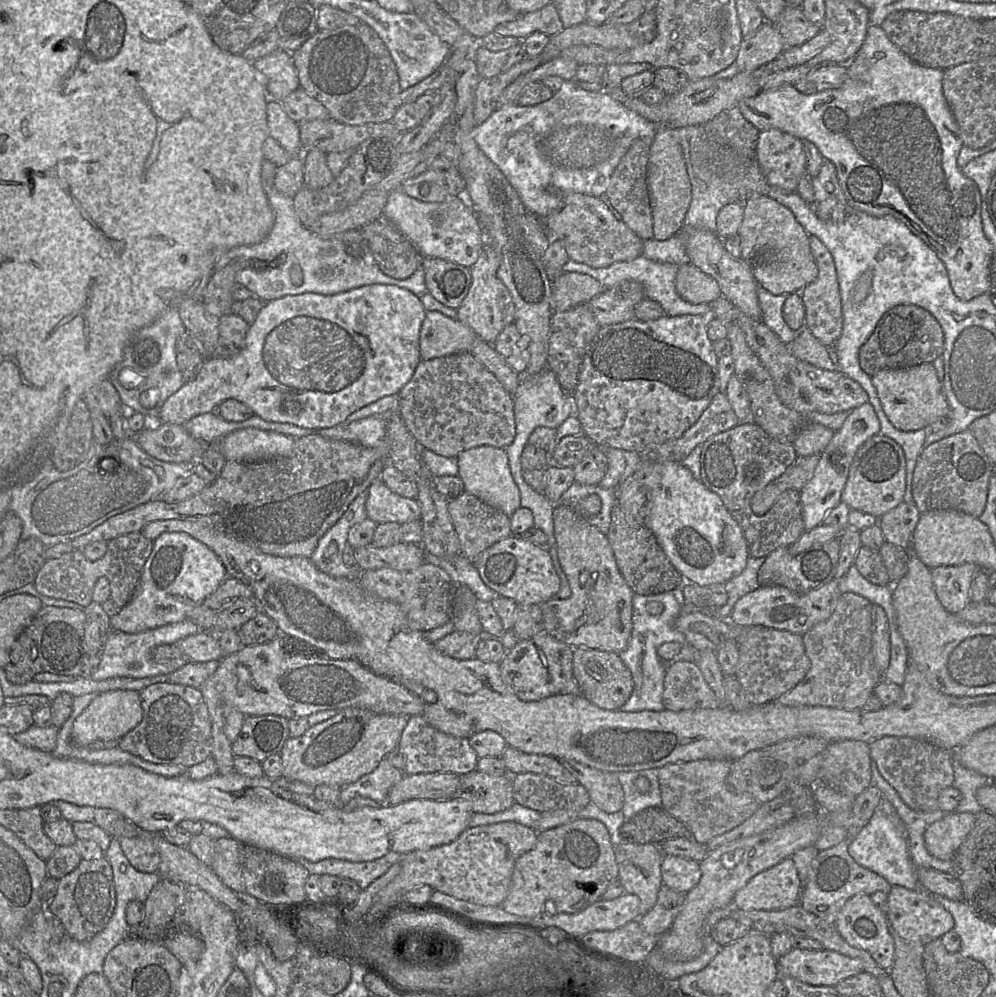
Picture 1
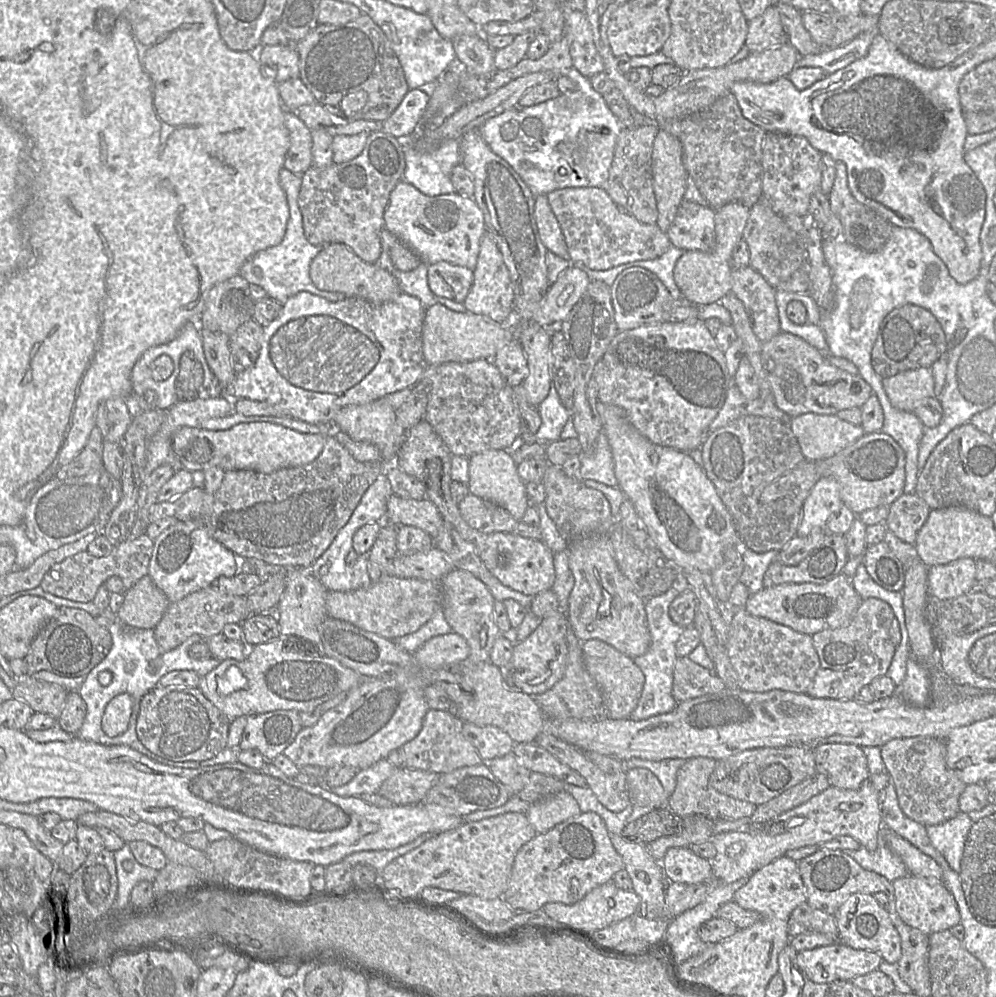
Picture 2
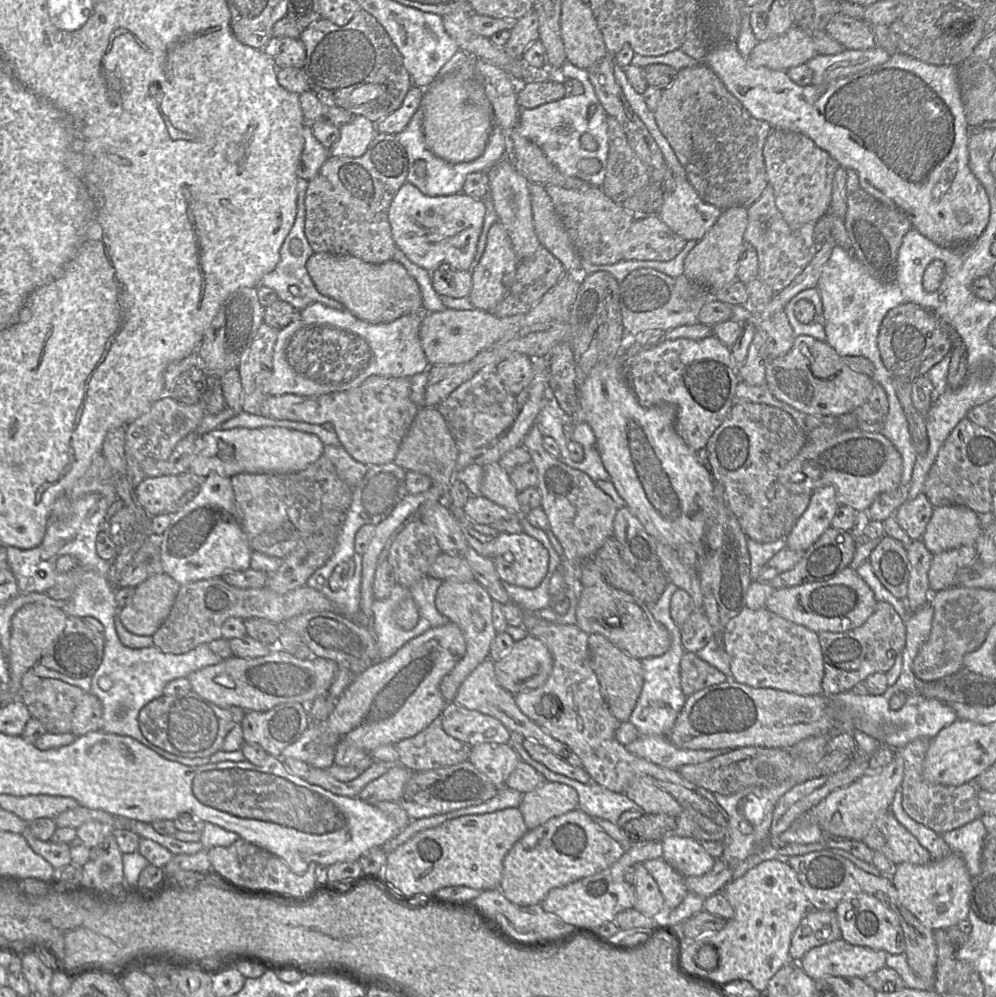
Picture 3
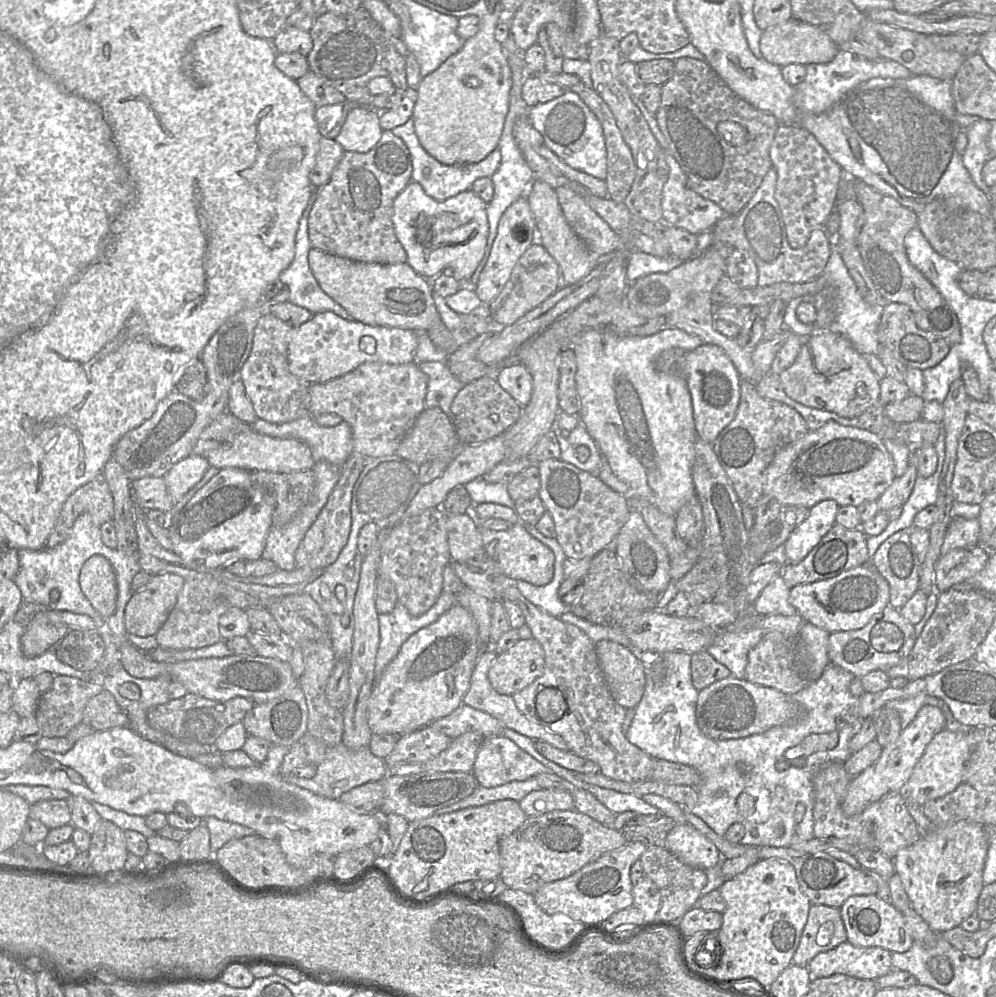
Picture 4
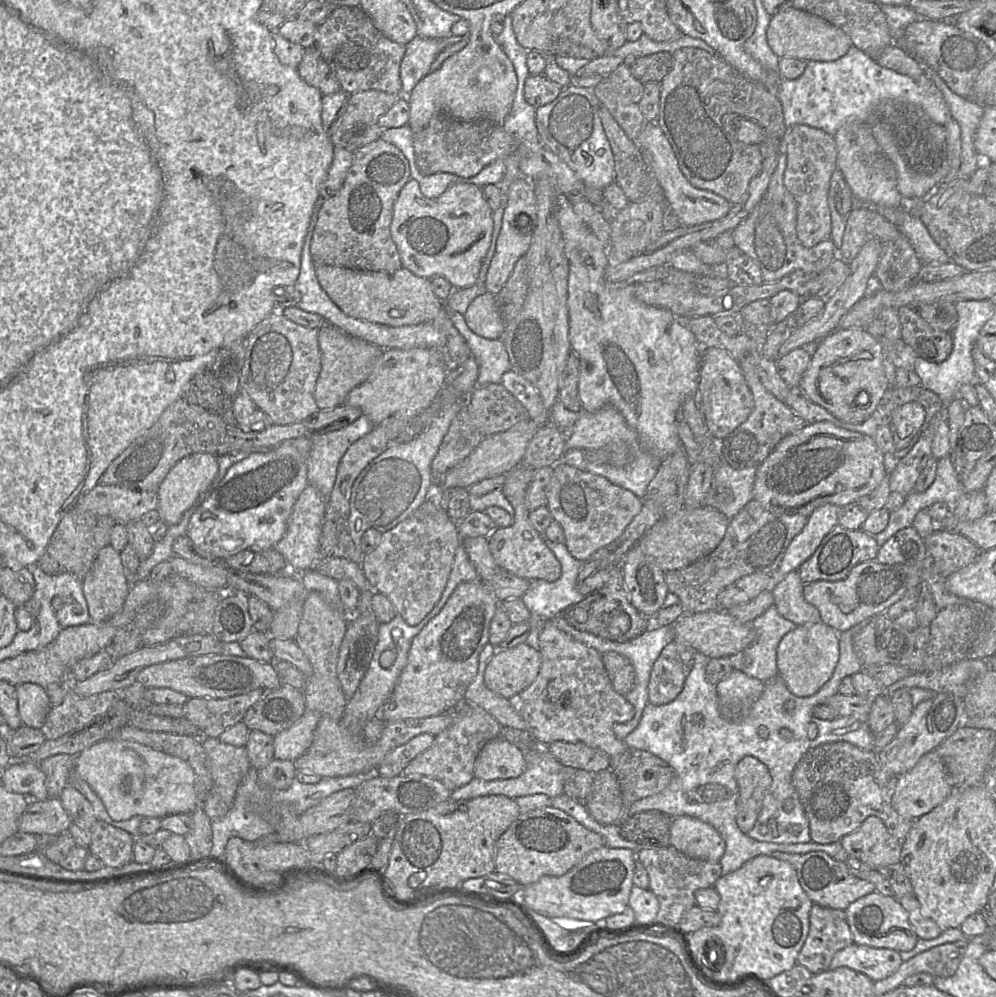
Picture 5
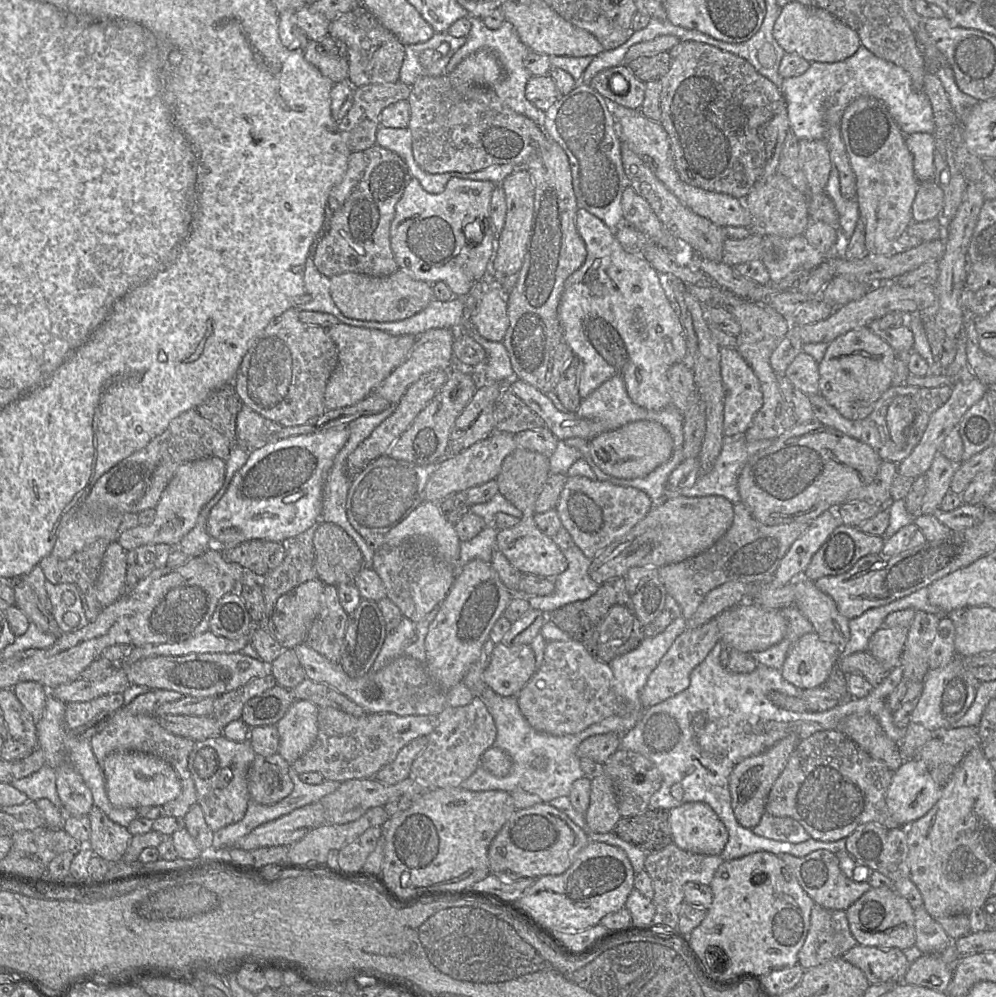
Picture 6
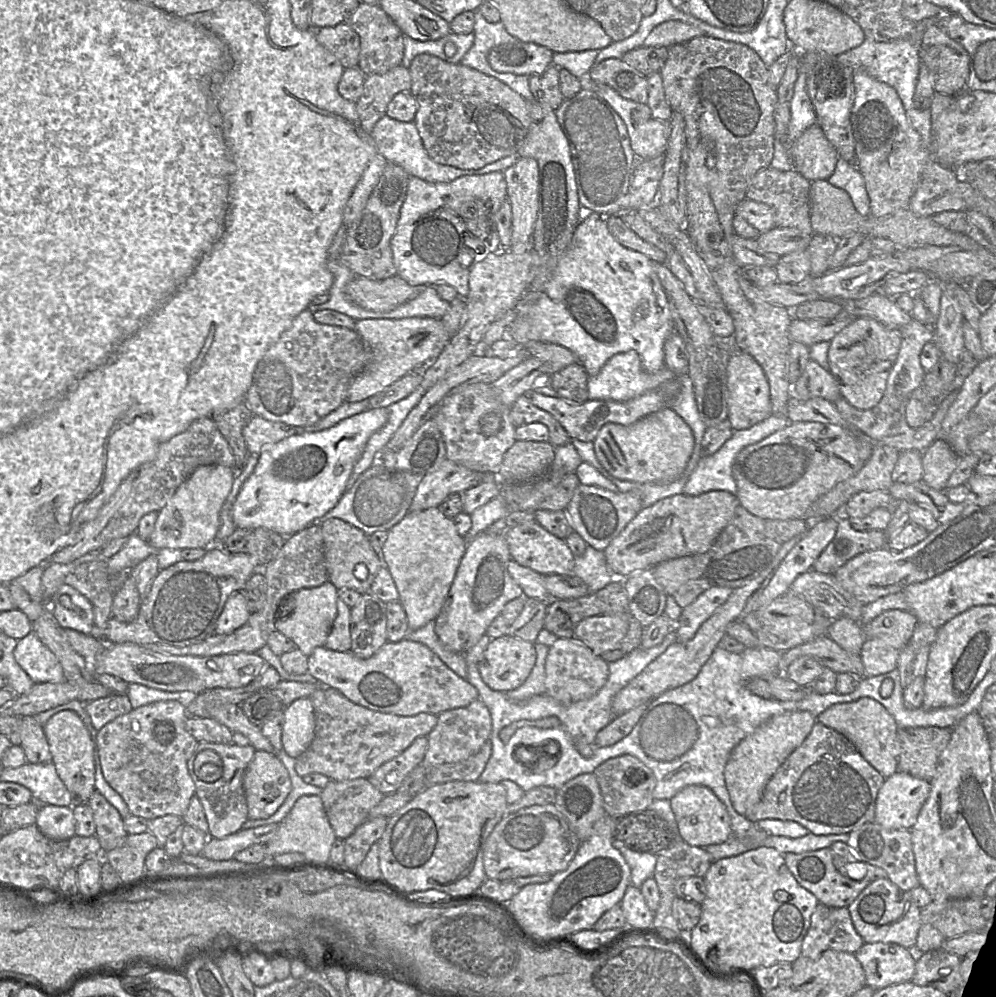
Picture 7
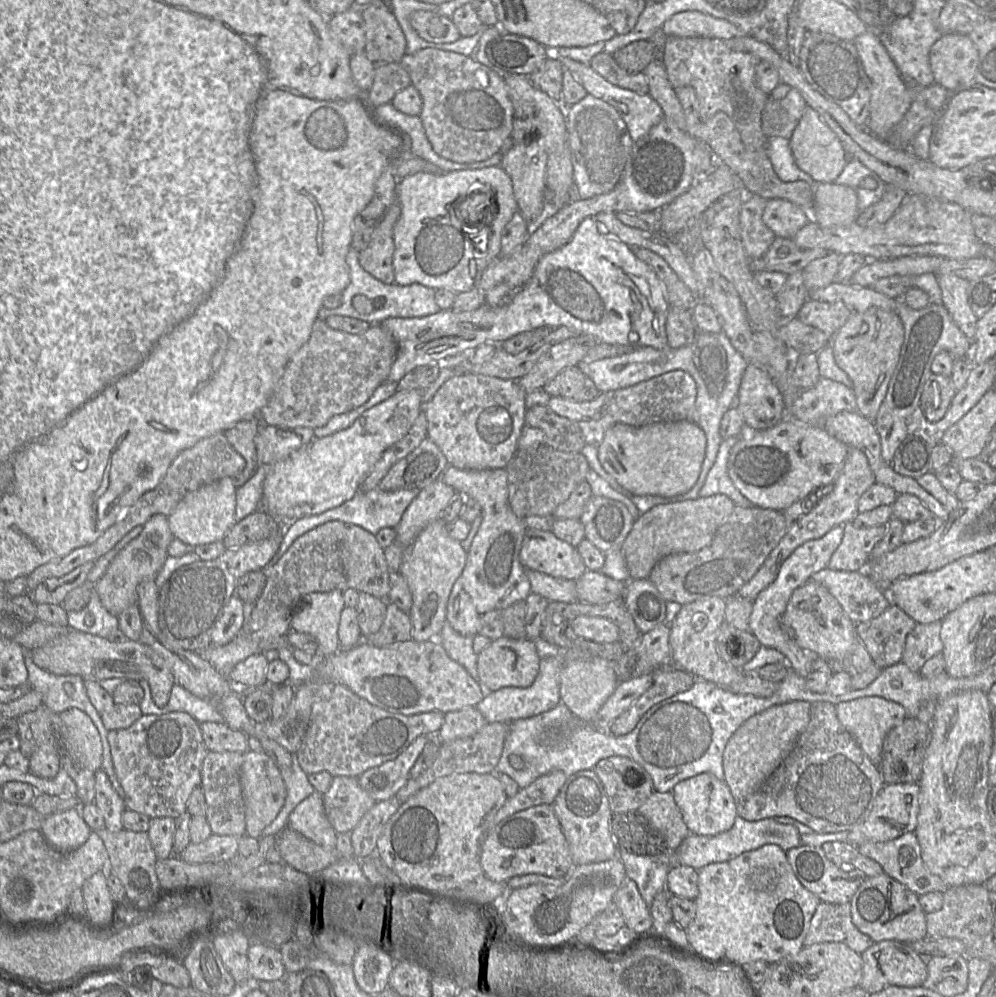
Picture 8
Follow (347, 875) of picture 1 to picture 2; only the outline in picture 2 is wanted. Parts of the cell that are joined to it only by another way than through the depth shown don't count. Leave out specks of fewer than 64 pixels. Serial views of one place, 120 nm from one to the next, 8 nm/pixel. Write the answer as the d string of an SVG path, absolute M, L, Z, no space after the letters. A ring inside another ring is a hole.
M425 833L413 840L412 842L403 846L390 850L375 850L375 851L360 851L354 852L346 856L342 861L349 866L354 867L358 864L369 865L373 867L378 874L381 874L384 868L394 859L405 855L406 853L416 849L422 843L427 841L433 835L432 833Z

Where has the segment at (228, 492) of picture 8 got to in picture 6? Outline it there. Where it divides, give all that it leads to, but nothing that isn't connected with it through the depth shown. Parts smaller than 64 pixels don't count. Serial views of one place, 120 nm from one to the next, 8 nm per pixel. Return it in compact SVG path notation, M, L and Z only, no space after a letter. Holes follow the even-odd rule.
M209 457L182 464L165 488L155 507L154 521L148 526L137 525L124 531L117 543L126 551L143 545L167 544L177 546L196 525L202 508L221 489L226 464L218 457Z

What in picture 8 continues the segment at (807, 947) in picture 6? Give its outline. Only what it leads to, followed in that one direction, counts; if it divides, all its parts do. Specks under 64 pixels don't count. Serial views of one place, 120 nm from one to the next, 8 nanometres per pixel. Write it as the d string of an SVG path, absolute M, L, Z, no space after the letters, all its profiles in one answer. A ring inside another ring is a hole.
M820 901L811 918L803 944L811 946L821 942L841 942L858 954L874 943L853 924L850 902L830 904Z

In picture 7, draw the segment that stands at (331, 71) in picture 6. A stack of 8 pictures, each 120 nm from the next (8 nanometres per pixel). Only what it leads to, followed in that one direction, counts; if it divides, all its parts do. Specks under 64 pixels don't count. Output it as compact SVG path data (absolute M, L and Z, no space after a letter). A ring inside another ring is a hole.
M346 21L333 27L322 27L315 30L317 41L332 52L345 69L357 66L360 38Z

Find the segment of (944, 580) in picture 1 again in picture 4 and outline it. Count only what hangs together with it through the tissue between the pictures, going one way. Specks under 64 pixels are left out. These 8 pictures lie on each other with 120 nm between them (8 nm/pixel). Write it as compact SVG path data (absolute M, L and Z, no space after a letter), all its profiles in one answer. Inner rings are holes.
M952 518L946 531L941 555L959 548L970 548L980 544L979 519Z

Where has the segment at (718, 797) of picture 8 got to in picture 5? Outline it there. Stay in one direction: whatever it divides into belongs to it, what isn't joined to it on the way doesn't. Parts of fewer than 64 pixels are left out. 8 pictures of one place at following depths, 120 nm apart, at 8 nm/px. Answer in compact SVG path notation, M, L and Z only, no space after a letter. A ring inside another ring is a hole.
M689 816L674 817L670 846L688 857L718 862L725 851L721 835L709 824Z

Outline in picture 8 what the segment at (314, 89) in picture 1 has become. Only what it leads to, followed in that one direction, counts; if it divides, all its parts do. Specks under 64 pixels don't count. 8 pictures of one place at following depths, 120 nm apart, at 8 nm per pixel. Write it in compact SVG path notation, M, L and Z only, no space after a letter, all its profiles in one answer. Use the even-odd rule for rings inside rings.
M361 8L366 43L364 53L375 65L399 62L405 55L406 38L393 12L388 8Z

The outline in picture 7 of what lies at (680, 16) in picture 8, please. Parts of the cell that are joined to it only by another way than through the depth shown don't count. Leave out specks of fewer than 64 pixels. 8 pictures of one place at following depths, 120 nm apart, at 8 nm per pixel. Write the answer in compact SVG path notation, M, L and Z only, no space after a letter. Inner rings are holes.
M669 20L653 28L643 46L669 48L699 36L705 36L701 29L678 20Z

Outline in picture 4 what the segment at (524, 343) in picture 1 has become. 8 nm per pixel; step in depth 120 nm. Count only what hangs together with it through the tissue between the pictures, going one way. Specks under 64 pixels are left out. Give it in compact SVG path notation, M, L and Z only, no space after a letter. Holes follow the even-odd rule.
M522 363L510 364L496 373L496 380L521 407L525 407L532 397L533 377Z

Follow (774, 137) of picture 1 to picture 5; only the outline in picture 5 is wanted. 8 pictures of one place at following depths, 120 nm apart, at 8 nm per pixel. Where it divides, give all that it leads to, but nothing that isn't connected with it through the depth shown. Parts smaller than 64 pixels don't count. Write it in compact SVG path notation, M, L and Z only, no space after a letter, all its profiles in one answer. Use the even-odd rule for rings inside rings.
M807 125L786 129L781 140L781 152L786 154L783 184L797 206L796 232L805 247L812 247L831 237L831 212L828 204L830 180L837 168L837 148L833 135Z

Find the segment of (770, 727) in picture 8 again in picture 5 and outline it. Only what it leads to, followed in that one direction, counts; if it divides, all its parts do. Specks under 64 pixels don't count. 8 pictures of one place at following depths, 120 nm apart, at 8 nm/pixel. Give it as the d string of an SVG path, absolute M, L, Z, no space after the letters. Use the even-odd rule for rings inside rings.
M744 756L735 767L735 779L738 784L736 823L747 834L757 820L772 778L767 766L760 760L753 756Z

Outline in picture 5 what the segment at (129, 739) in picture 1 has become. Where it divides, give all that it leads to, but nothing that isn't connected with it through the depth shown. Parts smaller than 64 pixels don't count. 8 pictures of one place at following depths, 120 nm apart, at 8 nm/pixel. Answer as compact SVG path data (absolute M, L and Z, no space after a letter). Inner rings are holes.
M255 689L225 699L188 698L184 703L184 718L192 723L203 737L218 738L226 729L242 721L246 711L264 694L263 689Z

